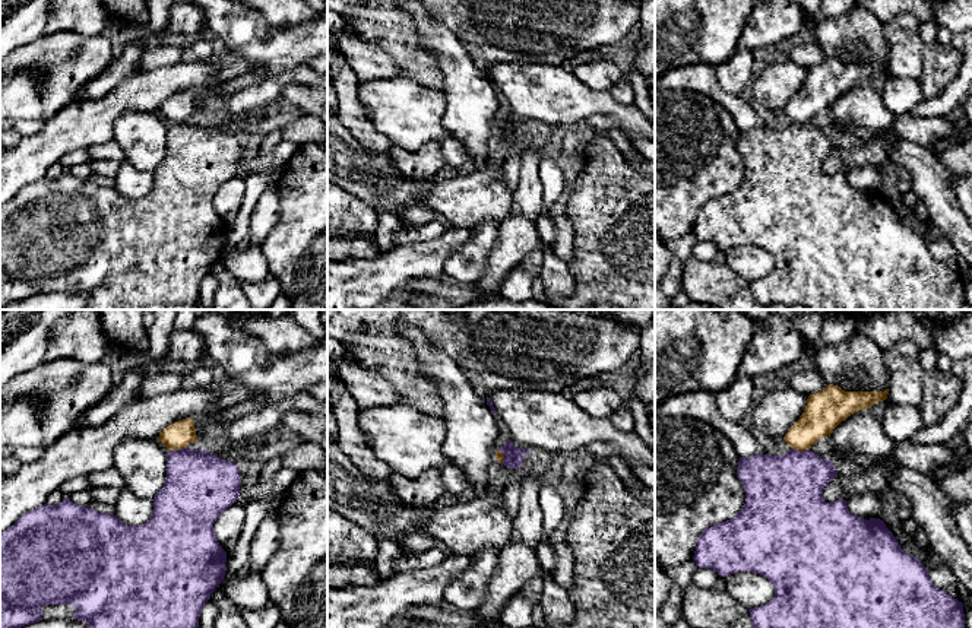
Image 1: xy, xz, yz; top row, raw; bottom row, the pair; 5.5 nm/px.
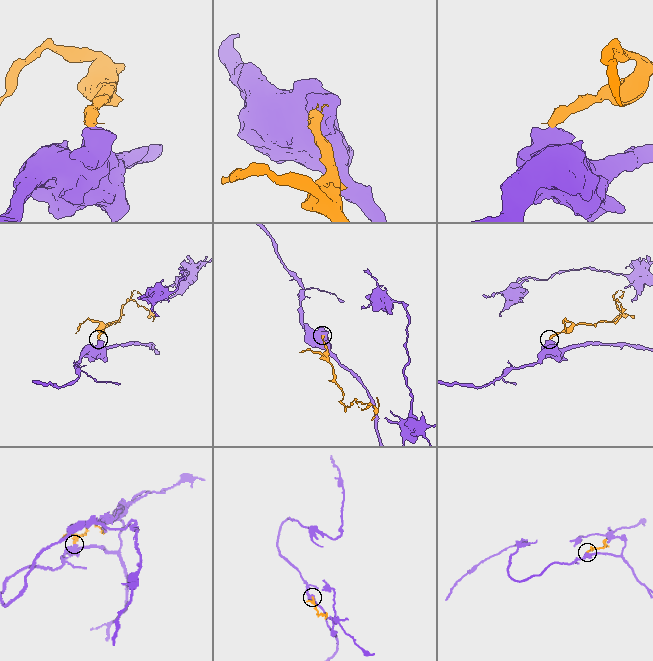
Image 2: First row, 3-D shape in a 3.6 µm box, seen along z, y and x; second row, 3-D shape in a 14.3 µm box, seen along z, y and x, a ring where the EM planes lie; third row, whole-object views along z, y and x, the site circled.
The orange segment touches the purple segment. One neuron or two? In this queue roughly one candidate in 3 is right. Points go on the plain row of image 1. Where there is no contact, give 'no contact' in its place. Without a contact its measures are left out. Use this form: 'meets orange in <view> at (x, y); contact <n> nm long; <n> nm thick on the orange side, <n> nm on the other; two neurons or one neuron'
meets orange in xy at (177, 121); contact 100 nm long; 150 nm thick on the orange side, 380 nm on the other; two neurons

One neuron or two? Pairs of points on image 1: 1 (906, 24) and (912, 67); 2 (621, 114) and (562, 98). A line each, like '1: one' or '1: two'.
1: one
2: one

